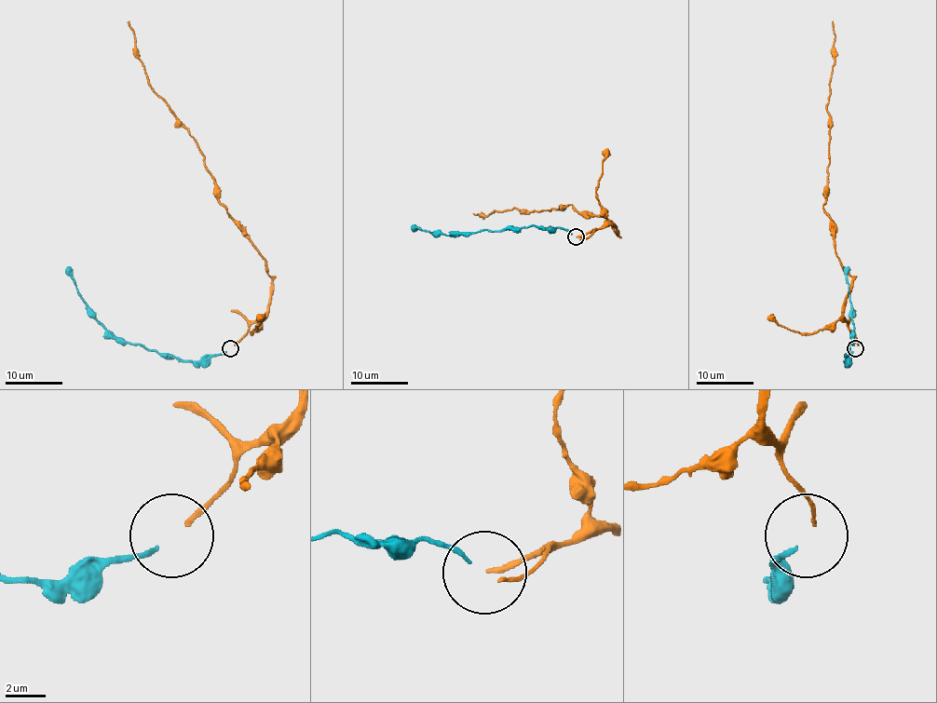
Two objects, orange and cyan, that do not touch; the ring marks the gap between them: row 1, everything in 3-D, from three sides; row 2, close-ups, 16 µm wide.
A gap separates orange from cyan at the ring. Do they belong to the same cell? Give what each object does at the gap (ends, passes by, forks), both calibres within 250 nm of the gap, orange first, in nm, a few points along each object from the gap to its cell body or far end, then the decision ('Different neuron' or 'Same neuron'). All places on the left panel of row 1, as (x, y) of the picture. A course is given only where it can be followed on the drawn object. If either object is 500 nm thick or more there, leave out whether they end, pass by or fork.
At the ring orange ends. At the ring cyan ends. Thickness 200 nm (orange) against 220 nm. Course of orange: (235, 345), (267, 312), (271, 277), (246, 230), (219, 200), (219, 186), (196, 140), (151, 86), (128, 21). Course of cyan: (226, 351), (183, 361), (121, 343), (95, 317), (68, 266). Same neuron

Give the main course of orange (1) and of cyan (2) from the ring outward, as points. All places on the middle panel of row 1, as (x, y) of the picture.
1: (580, 239), (613, 225), (617, 234), (604, 217), (581, 215), (567, 205), (550, 210), (514, 208), (473, 214)
2: (572, 234), (560, 228), (529, 225), (500, 231), (441, 234), (414, 229)

